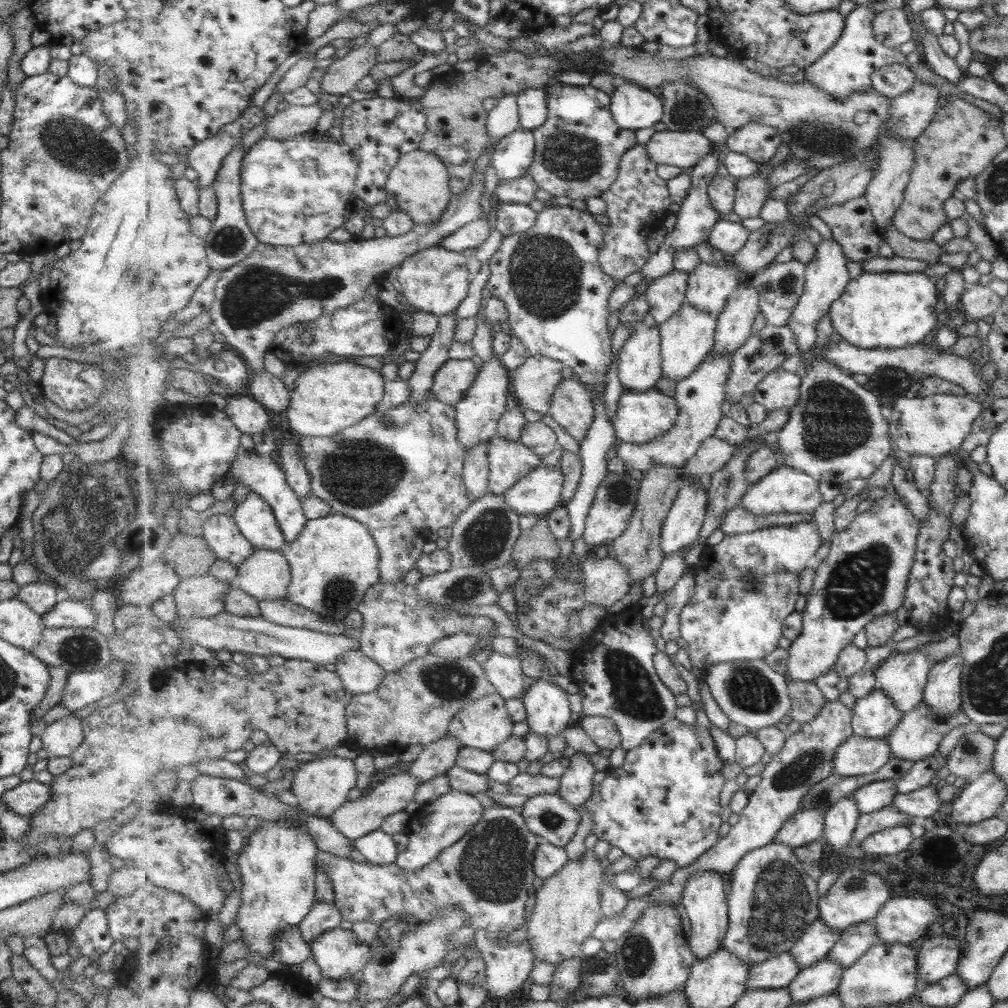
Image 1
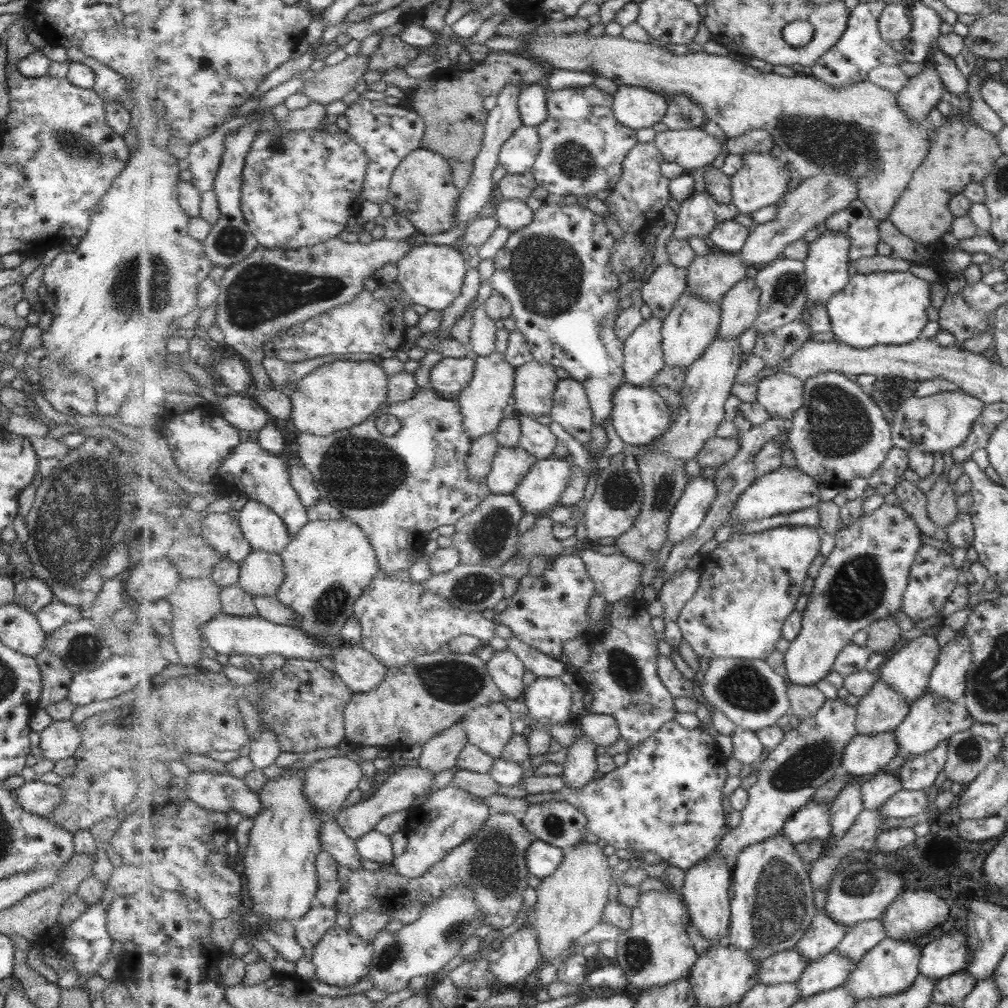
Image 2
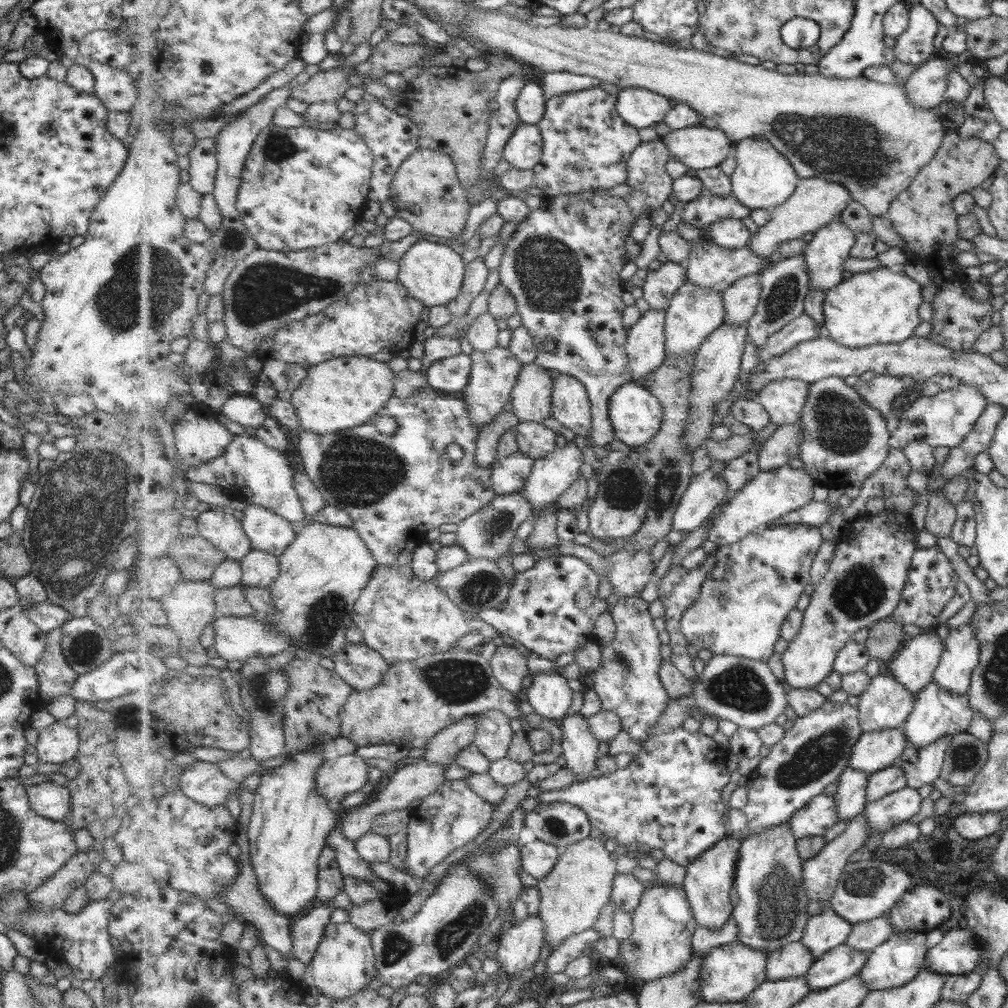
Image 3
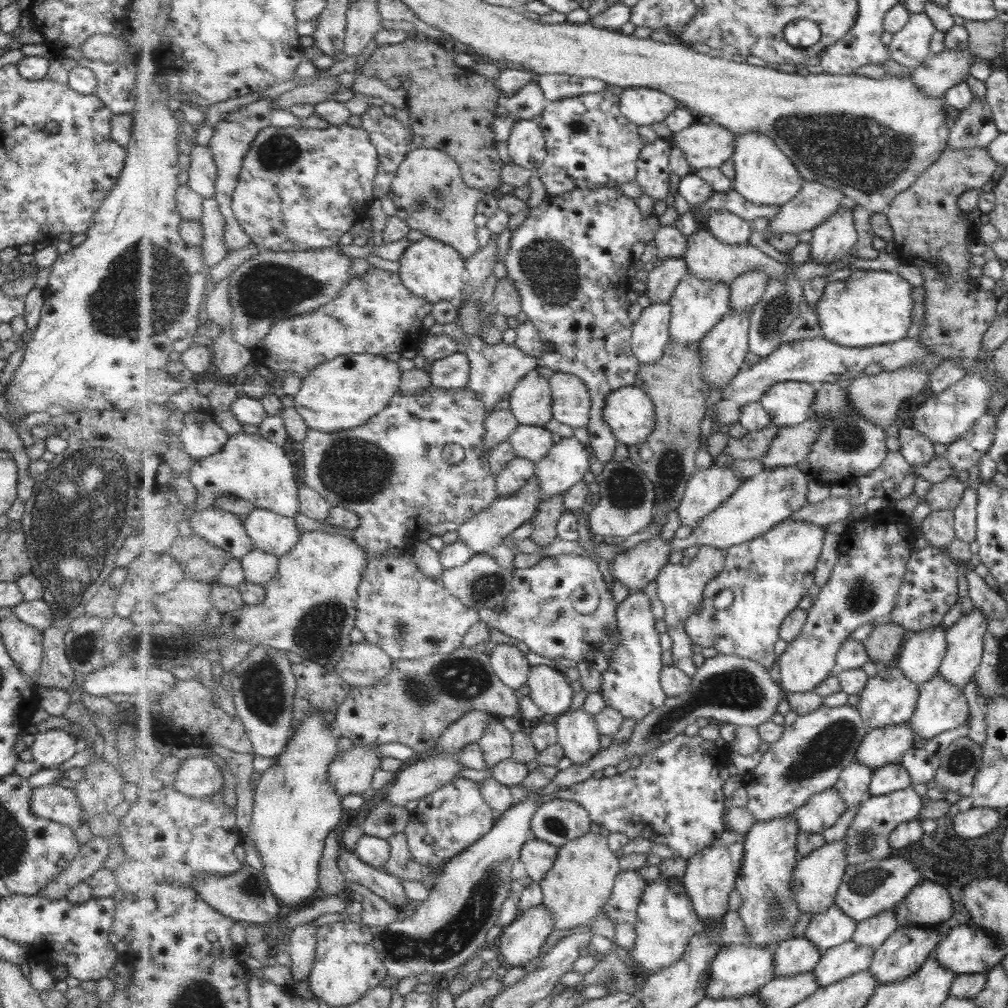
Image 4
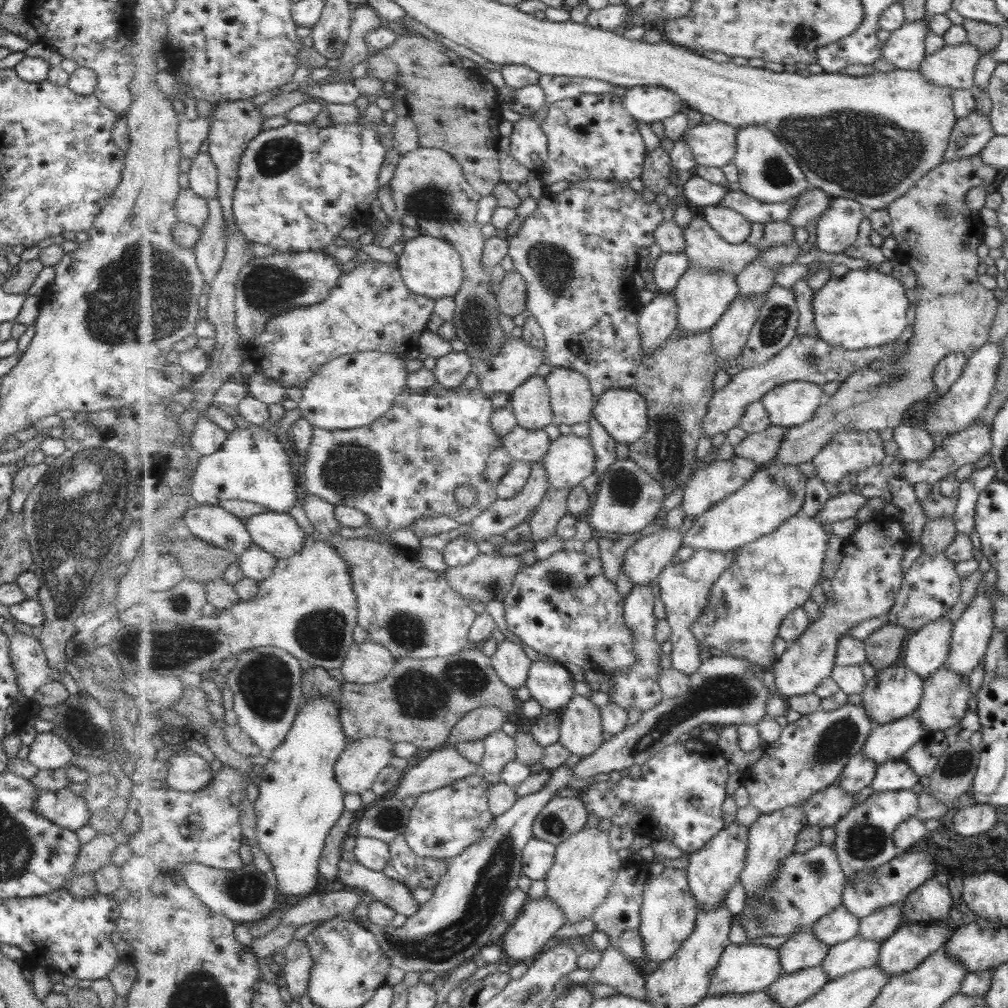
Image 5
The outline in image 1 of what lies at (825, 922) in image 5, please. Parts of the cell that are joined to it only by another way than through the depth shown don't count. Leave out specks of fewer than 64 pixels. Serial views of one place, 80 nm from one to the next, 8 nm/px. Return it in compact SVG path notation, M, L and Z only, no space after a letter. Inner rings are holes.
M819 918L814 920L806 934L795 943L790 954L795 958L799 967L804 969L817 964L830 955L833 946L837 944L839 939L840 934Z

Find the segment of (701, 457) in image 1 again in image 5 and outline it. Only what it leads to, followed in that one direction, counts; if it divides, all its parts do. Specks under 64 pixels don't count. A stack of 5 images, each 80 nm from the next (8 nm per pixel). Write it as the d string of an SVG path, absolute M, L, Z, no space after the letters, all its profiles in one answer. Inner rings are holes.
M773 424L766 431L748 433L748 437L741 444L733 446L735 456L747 457L759 466L771 462L778 458L786 434L787 427Z

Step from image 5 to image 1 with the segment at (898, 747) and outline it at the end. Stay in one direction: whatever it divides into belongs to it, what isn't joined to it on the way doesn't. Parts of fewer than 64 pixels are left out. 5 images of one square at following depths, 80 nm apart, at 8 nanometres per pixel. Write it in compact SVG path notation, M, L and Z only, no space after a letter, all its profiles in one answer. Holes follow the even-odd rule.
M854 734L838 749L834 772L844 777L865 777L883 768L891 757L892 748L888 737L874 739Z

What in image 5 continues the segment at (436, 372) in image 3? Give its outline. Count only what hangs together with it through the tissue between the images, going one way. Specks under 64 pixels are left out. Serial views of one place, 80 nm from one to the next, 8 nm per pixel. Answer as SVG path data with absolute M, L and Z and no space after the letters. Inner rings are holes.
M453 351L447 356L436 360L433 372L438 386L447 388L463 387L463 380L472 371L474 361L466 351Z

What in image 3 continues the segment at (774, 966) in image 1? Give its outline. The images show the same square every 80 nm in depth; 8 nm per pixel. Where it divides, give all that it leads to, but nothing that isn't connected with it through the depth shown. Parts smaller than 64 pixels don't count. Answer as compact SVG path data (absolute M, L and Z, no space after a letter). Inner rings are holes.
M797 941L769 953L767 960L768 980L778 981L805 977L816 959L807 946Z

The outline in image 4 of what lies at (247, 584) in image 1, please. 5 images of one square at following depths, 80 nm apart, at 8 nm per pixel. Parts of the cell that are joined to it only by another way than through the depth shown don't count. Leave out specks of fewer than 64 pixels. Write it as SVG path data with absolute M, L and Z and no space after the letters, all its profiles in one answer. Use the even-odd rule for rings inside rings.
M257 548L240 559L246 580L258 585L273 580L280 567L280 557Z

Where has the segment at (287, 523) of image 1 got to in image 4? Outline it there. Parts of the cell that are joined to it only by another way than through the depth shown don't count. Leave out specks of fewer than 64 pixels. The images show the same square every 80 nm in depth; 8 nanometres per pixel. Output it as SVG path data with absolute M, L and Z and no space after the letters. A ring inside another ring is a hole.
M259 432L255 434L235 433L230 436L226 446L217 455L208 456L205 459L197 461L188 474L190 482L194 485L197 498L196 510L204 511L209 507L213 507L218 498L227 495L233 495L255 504L256 507L265 508L271 512L279 513L283 516L295 518L295 514L300 512L300 492L299 478L295 475L295 468L287 456L287 452L282 446L277 446L273 442L269 442L263 434Z

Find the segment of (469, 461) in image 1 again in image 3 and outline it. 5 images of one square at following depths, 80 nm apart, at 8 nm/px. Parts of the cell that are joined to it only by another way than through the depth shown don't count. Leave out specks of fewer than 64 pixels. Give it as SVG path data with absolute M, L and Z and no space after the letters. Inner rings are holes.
M510 410L503 412L499 420L486 424L480 431L478 447L476 448L479 468L489 470L498 458L498 446L501 437L510 429L516 428L519 418Z

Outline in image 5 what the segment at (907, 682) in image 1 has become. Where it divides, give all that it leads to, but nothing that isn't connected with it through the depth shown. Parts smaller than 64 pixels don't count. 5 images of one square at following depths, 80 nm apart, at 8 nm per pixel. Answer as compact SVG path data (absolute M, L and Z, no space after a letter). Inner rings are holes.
M939 617L913 632L904 652L904 666L912 668L924 680L938 670L946 659L952 639L952 623Z

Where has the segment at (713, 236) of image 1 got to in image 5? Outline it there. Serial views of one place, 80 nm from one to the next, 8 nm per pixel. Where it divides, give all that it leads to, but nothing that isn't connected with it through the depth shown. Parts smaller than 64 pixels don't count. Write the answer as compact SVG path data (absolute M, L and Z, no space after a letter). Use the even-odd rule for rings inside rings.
M715 205L704 207L701 211L711 226L731 244L745 242L754 230L754 223L734 208Z

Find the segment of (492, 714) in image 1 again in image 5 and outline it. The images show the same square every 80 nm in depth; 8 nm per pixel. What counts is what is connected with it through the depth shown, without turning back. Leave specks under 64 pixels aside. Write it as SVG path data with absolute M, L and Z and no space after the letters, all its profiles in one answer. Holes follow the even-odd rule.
M496 730L484 738L483 742L485 754L480 767L486 772L501 775L507 764L517 758L517 740L505 734L503 730Z

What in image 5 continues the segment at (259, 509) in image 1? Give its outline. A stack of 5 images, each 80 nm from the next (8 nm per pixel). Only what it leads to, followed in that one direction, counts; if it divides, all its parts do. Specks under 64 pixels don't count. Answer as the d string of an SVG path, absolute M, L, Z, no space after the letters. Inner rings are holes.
M262 512L249 518L246 524L254 544L278 559L291 558L302 551L306 535L299 522L289 513Z

